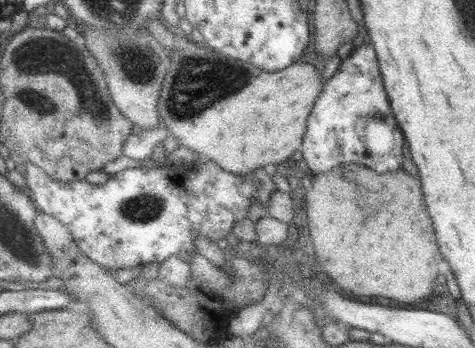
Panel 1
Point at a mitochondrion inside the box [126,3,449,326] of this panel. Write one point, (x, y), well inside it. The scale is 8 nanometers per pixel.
(196, 86)

